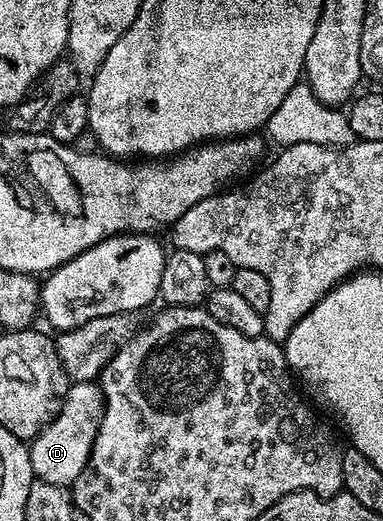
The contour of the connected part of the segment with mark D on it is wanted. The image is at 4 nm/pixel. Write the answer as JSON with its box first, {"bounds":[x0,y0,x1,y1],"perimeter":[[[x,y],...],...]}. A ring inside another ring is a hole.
{"bounds":[28,381,104,486],"perimeter":[[[86,381],[69,383],[67,392],[63,393],[59,401],[58,411],[30,442],[28,453],[33,477],[51,484],[70,486],[74,483],[78,474],[82,474],[82,470],[88,464],[103,413],[104,396],[100,392],[99,383]]]}

